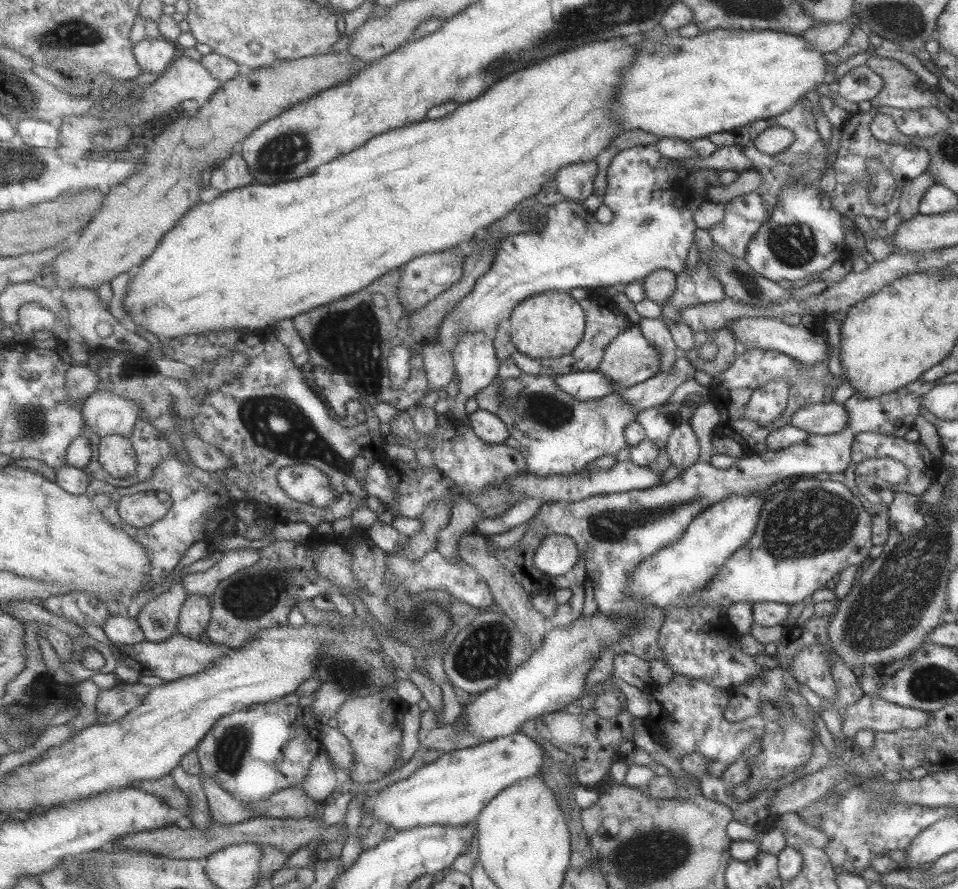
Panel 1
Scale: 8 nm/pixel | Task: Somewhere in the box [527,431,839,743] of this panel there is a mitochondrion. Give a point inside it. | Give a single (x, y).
(612, 526)

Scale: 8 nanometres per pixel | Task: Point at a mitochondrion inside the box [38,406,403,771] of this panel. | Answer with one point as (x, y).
(254, 593)

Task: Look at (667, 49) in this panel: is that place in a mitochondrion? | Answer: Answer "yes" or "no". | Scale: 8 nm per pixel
yes

